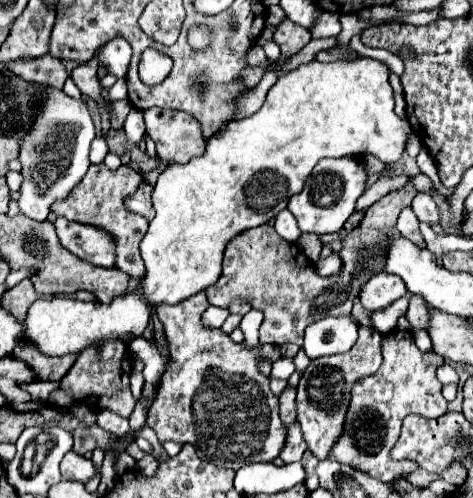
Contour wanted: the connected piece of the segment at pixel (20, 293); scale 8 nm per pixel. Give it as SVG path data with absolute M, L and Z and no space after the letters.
M23 280L23 282L19 282L15 288L11 288L11 290L7 290L7 292L3 294L1 306L7 308L17 320L23 320L23 316L27 314L27 308L29 308L35 300L39 300L39 298L41 298L41 296L35 292L31 280Z

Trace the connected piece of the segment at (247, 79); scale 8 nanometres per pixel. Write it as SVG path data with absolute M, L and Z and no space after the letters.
M245 68L245 70L243 70L243 82L245 82L249 88L253 88L253 86L259 84L259 80L263 78L263 74L265 74L265 70L261 70L261 68Z

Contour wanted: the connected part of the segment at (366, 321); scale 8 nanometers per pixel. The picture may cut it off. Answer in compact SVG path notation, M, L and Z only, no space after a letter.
M355 302L355 308L353 308L353 316L359 320L359 326L365 326L365 328L373 328L371 326L371 312L365 310L359 302Z

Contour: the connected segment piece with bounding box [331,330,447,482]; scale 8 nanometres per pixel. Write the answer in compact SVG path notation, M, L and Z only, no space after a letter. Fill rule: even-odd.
M393 330L385 334L383 364L373 376L367 376L353 386L343 436L339 436L335 448L331 448L331 456L383 482L393 482L401 474L413 472L417 468L415 462L391 460L391 448L401 434L401 424L407 414L437 418L447 412L447 402L441 394L441 382L435 378L439 364L443 364L443 358L439 358L435 352L421 352L415 346L409 330Z

